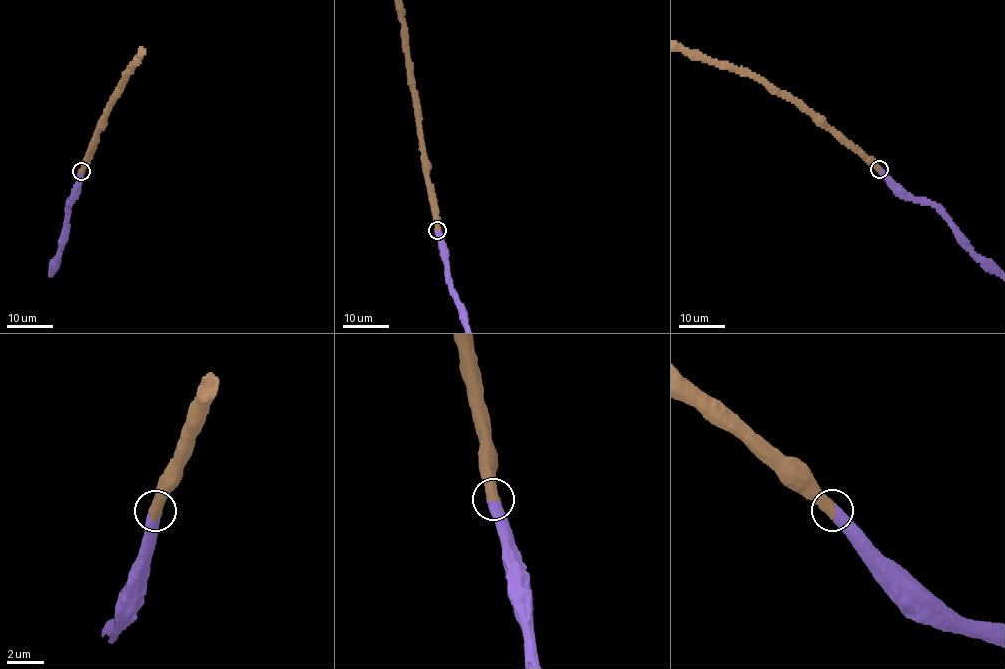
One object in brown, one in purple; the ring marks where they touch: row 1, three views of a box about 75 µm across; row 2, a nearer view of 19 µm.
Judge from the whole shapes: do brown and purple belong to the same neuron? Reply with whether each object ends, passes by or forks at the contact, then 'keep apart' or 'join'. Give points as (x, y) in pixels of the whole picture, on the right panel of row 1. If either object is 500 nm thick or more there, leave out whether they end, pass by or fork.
join

